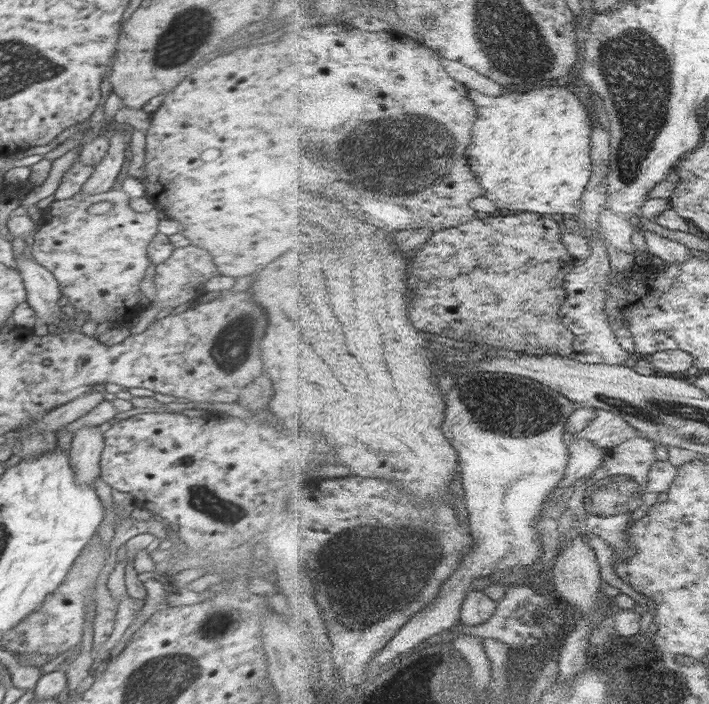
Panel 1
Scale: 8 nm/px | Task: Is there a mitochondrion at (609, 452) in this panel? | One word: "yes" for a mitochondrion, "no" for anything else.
no

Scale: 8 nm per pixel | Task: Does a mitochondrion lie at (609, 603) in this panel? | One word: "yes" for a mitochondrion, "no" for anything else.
no

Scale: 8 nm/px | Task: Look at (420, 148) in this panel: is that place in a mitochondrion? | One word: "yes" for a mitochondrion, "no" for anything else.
yes

